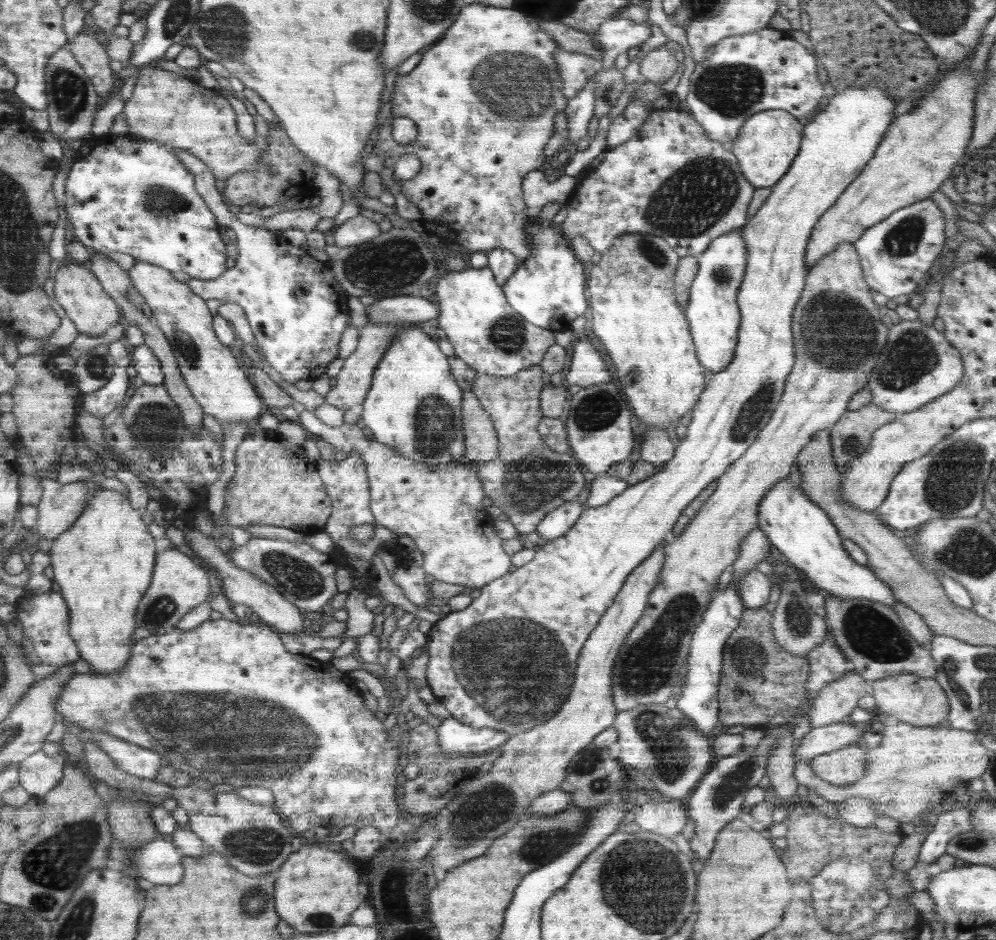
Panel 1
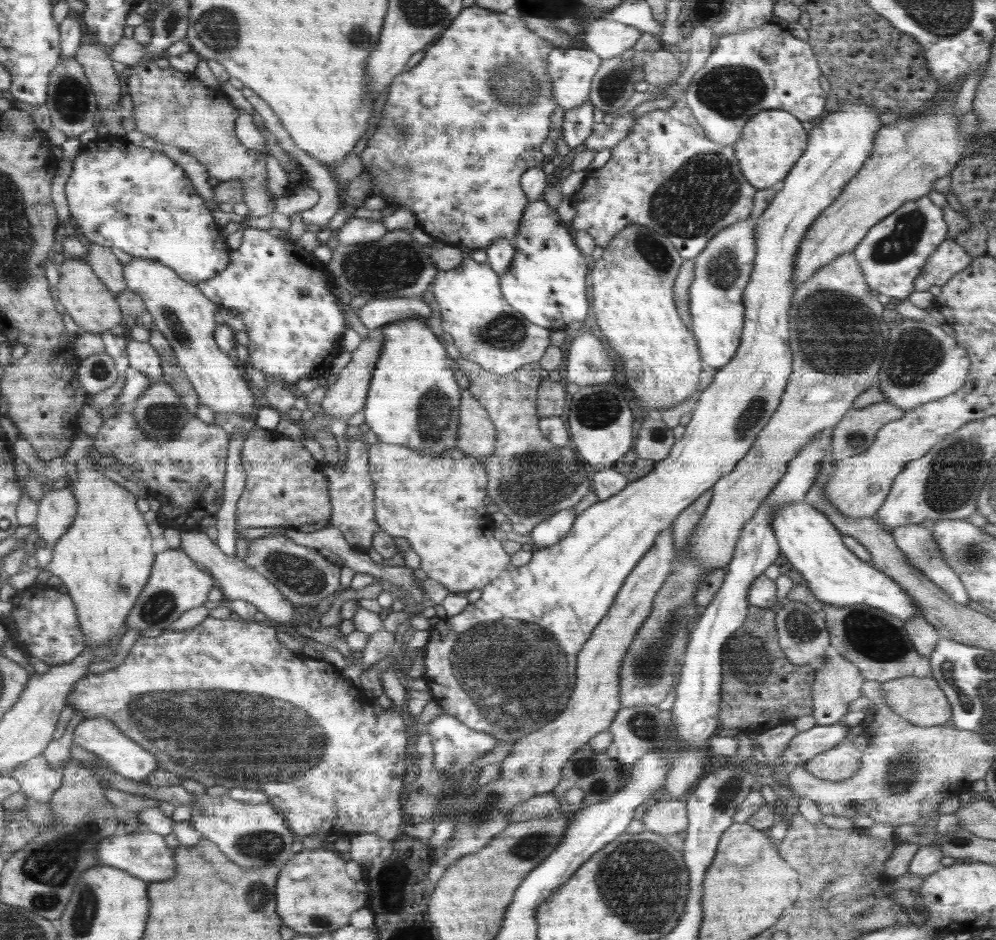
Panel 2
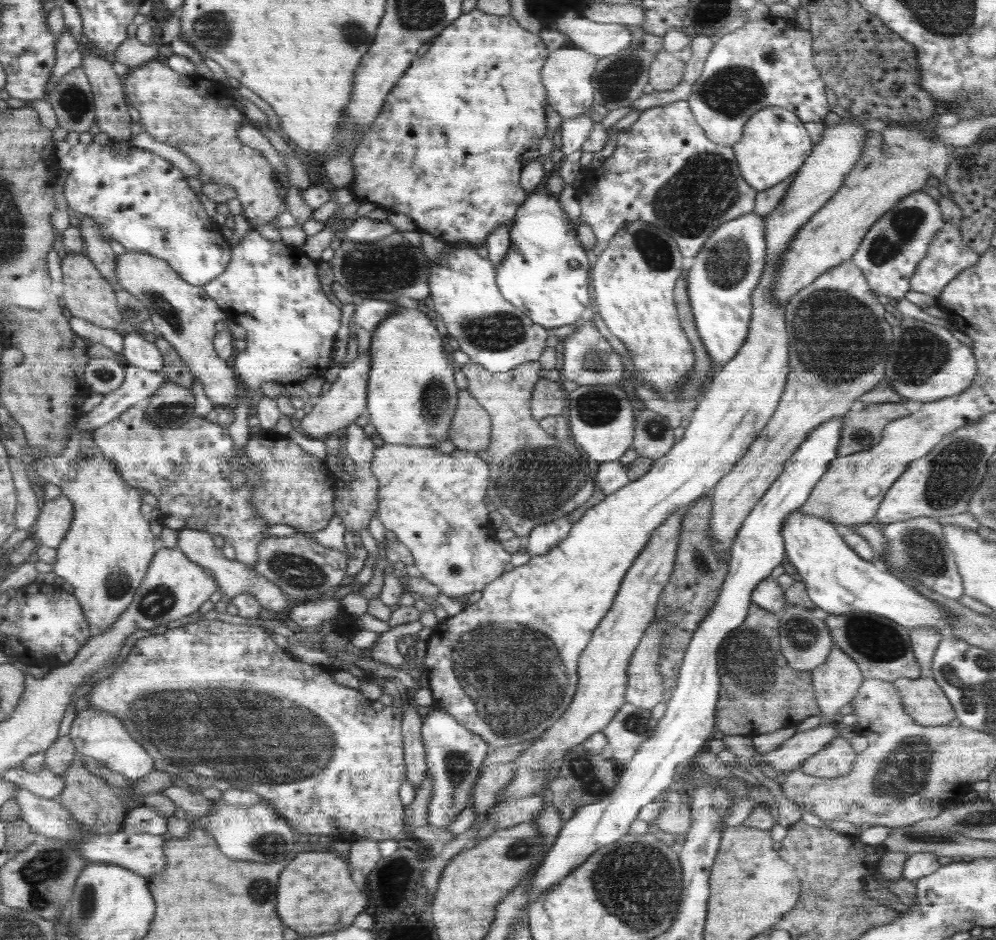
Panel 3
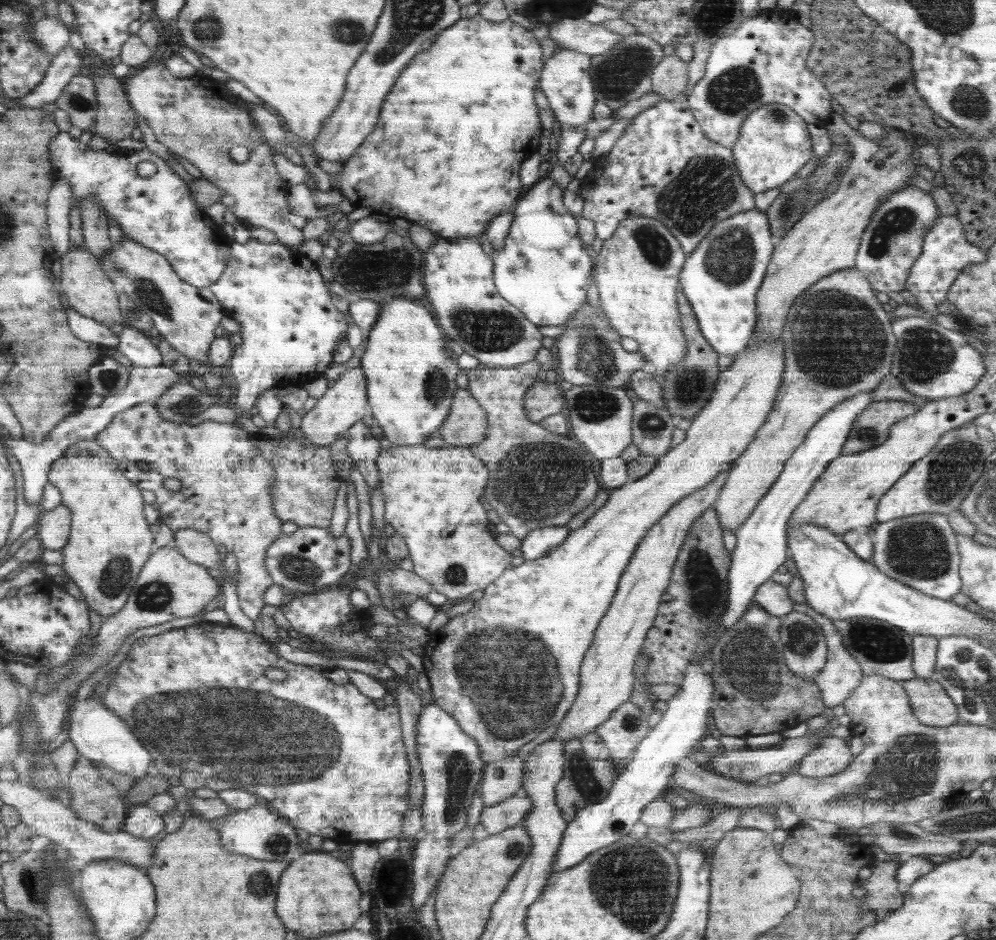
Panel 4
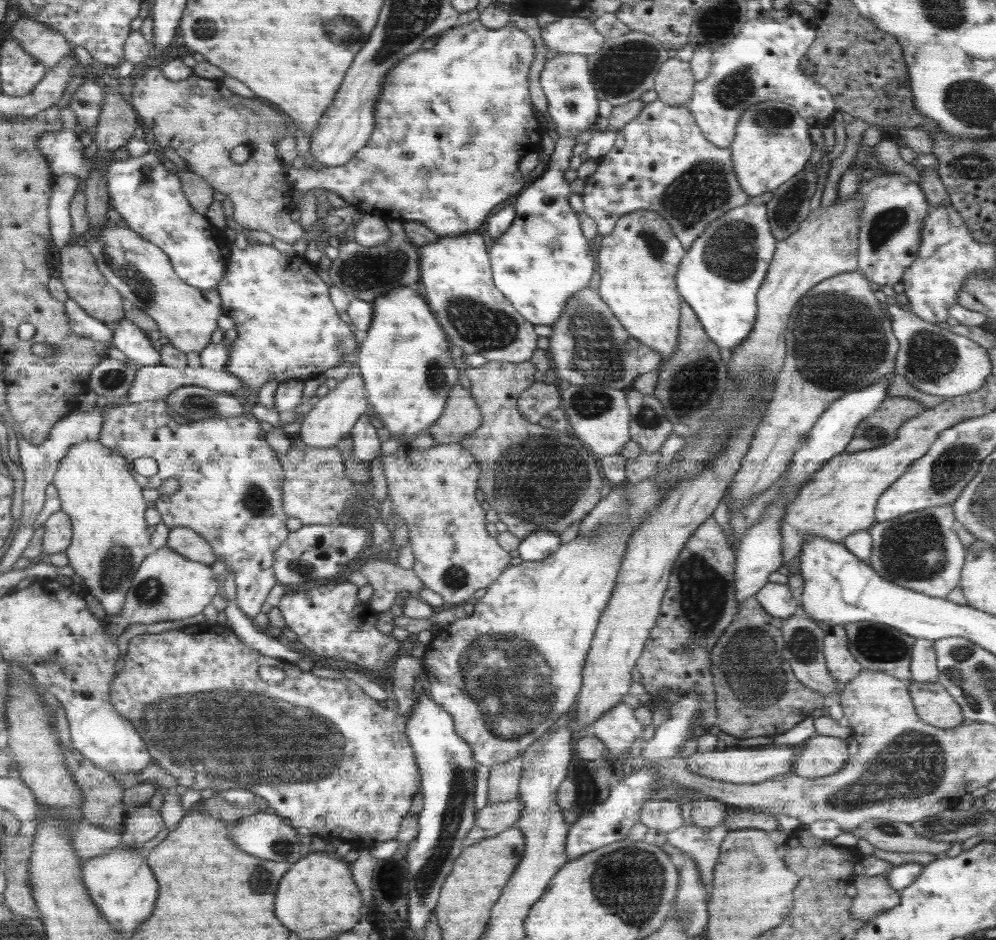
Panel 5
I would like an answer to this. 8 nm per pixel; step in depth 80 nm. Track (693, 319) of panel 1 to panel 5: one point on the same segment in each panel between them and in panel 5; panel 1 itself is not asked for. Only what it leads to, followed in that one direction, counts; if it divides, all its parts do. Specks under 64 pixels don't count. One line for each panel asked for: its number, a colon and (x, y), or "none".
2: (722, 270)
3: (725, 272)
4: (725, 271)
5: (728, 262)

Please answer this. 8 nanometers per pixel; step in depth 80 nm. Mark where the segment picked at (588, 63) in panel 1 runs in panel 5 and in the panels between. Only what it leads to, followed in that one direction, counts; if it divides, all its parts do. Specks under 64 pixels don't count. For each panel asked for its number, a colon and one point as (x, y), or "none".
2: (571, 70)
3: (566, 74)
4: (565, 80)
5: (572, 100)

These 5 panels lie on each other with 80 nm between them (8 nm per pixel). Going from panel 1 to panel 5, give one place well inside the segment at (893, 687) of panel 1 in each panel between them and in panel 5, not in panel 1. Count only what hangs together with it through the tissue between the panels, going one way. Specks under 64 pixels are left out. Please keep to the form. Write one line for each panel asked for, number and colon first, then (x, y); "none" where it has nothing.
2: (921, 701)
3: (922, 698)
4: (931, 704)
5: (934, 705)

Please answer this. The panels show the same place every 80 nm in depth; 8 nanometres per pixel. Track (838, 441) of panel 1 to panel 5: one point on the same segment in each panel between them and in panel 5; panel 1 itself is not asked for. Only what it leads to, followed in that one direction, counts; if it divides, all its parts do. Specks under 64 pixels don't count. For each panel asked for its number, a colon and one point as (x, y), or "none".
2: (856, 431)
3: (863, 427)
4: (872, 427)
5: (881, 427)

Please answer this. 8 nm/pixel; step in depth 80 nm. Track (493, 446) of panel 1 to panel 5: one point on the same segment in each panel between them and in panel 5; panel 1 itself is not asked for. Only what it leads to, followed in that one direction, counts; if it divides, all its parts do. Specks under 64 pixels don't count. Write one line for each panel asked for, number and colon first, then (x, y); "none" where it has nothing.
2: (476, 436)
3: (471, 430)
4: (467, 422)
5: (462, 416)

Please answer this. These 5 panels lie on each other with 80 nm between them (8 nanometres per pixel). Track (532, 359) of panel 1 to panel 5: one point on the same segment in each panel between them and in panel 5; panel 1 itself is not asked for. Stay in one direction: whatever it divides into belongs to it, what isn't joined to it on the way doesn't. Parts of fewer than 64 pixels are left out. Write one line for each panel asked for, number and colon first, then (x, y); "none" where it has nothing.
2: (486, 330)
3: (492, 332)
4: (458, 276)
5: (456, 272)

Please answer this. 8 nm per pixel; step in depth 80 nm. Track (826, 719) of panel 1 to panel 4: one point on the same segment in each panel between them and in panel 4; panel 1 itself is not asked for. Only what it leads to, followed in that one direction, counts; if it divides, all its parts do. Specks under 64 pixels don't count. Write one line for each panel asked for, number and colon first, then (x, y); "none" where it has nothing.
2: (837, 683)
3: (836, 681)
4: (841, 674)

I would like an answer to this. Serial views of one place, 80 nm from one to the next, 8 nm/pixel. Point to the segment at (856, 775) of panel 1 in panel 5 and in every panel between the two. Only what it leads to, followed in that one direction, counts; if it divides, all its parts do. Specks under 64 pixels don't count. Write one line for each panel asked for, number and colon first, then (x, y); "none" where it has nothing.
2: (841, 762)
3: (837, 757)
4: (832, 755)
5: (820, 756)

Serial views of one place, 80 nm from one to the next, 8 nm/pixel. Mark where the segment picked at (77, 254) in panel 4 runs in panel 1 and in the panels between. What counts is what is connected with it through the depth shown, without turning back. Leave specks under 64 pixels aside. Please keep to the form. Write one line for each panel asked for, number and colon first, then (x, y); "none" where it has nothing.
1: (93, 311)
2: (85, 297)
3: (87, 295)

